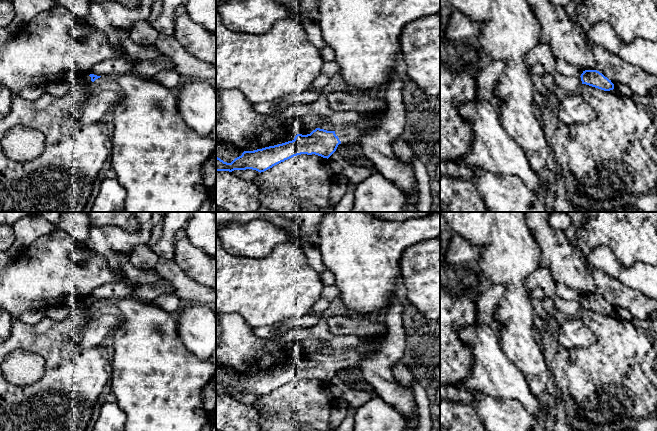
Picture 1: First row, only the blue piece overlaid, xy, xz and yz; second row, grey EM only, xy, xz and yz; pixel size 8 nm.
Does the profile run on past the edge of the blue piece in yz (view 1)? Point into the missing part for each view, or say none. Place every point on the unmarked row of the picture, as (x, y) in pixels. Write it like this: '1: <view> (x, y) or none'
1: none

